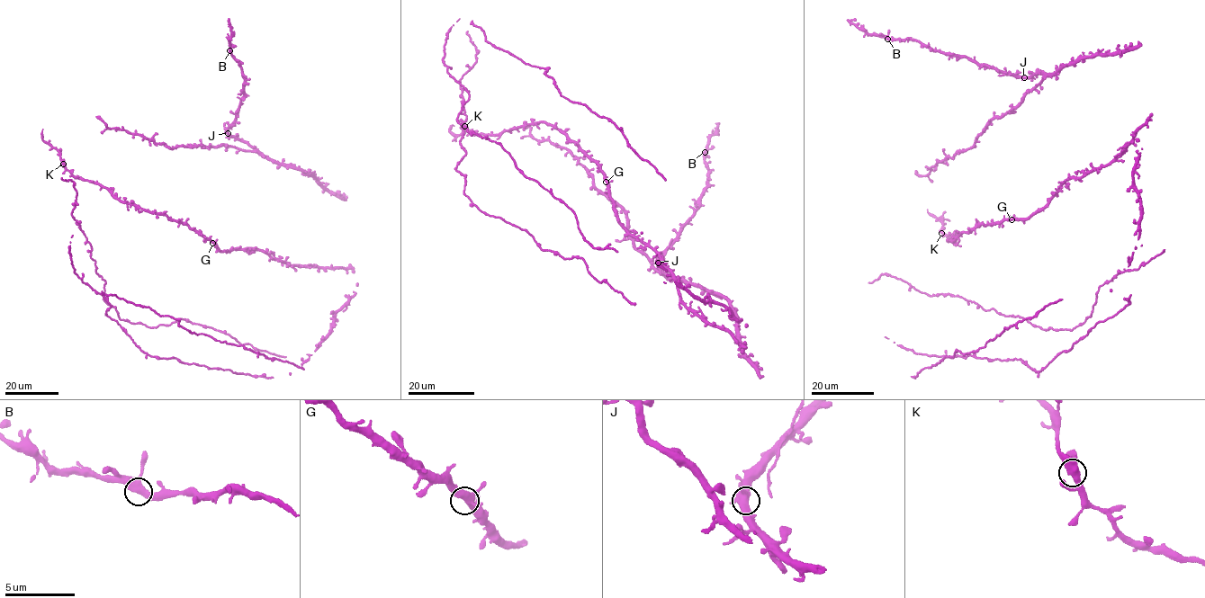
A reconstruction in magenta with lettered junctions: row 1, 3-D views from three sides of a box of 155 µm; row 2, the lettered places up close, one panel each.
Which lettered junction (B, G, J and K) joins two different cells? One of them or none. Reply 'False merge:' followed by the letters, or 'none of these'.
False merge: none of these

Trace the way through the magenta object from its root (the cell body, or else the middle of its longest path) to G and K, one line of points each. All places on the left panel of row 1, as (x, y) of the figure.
G: (290, 265), (260, 250), (238, 247), (221, 251), (212, 243)
K: (290, 265), (252, 248), (220, 251), (210, 238), (187, 225), (121, 202), (105, 188), (76, 177), (63, 163)

